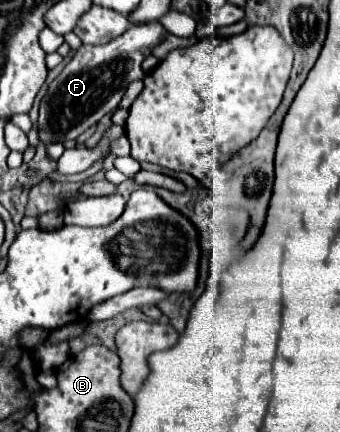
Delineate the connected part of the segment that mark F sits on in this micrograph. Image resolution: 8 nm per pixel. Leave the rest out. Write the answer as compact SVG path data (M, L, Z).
M132 24L122 36L102 46L80 46L74 58L64 66L64 70L50 82L48 92L40 102L38 116L38 140L42 144L76 140L84 130L94 126L104 114L110 114L118 108L118 102L124 96L124 90L130 82L144 78L140 68L142 60L152 54L152 48L158 46L168 32L158 24Z

